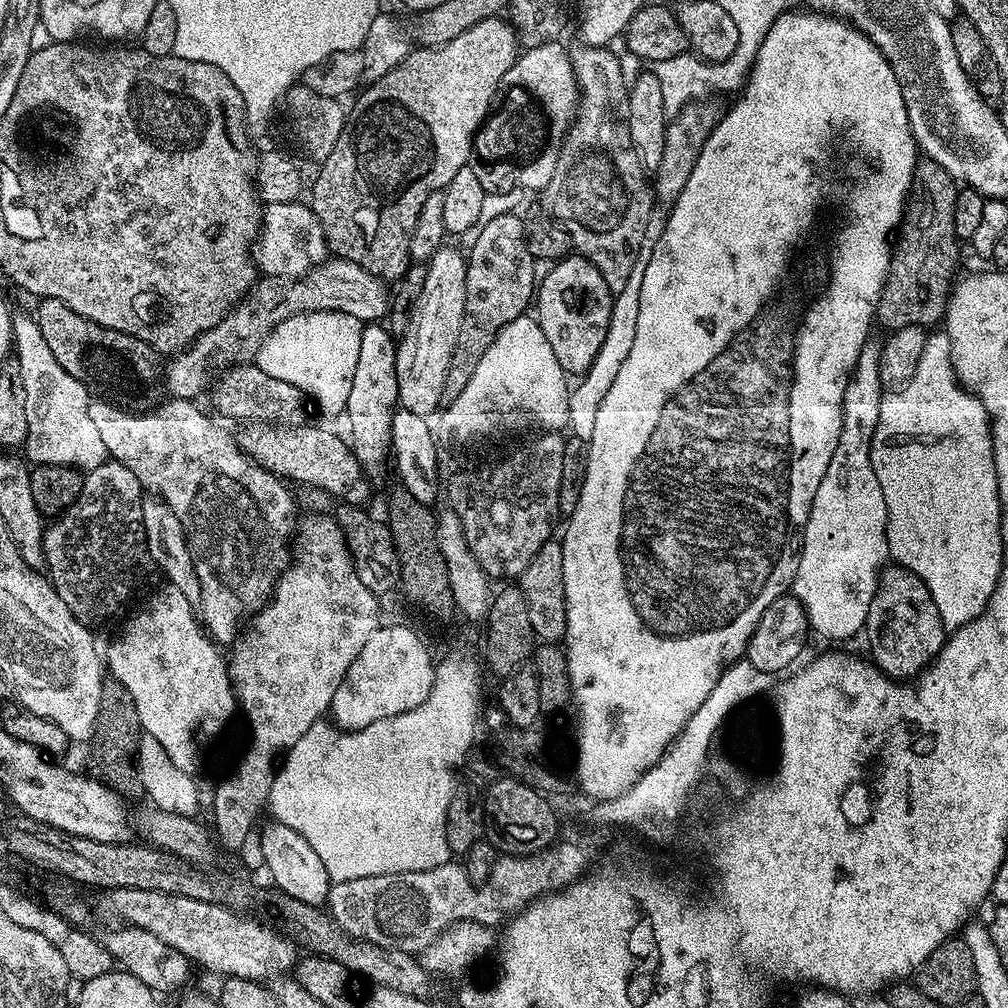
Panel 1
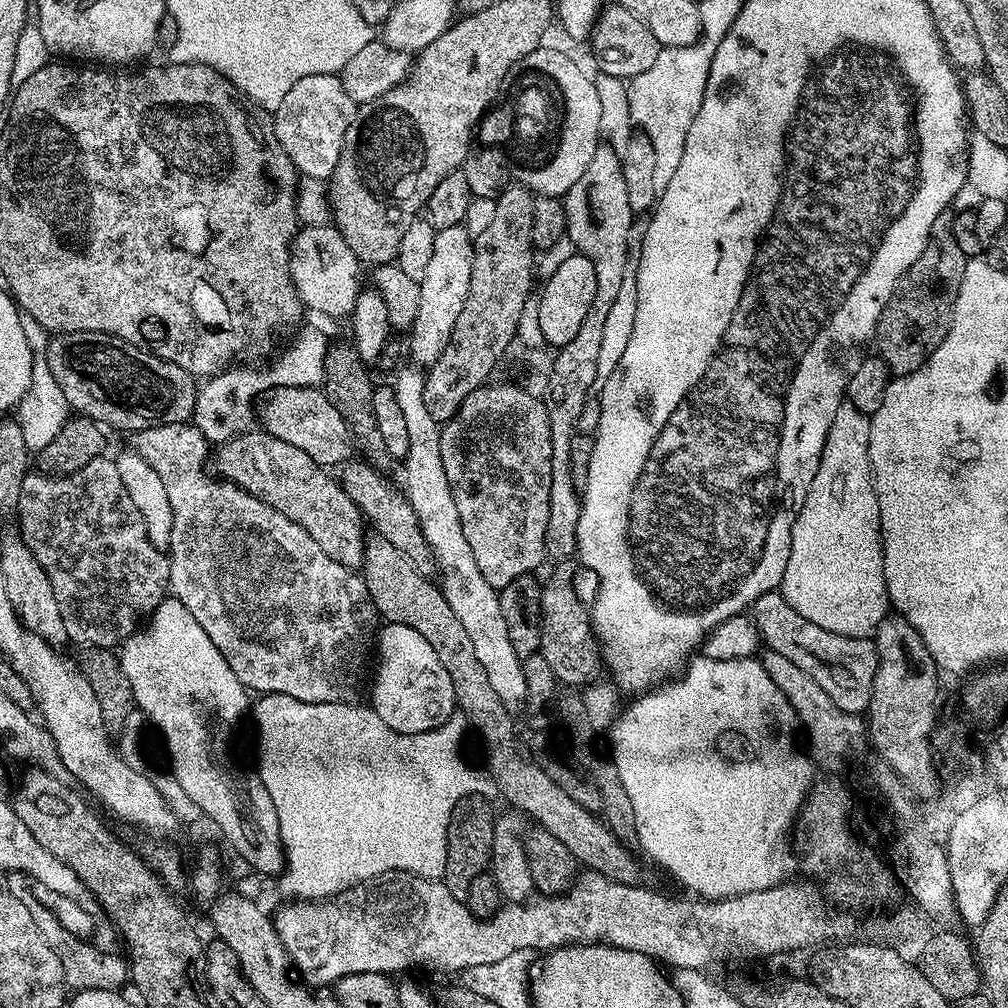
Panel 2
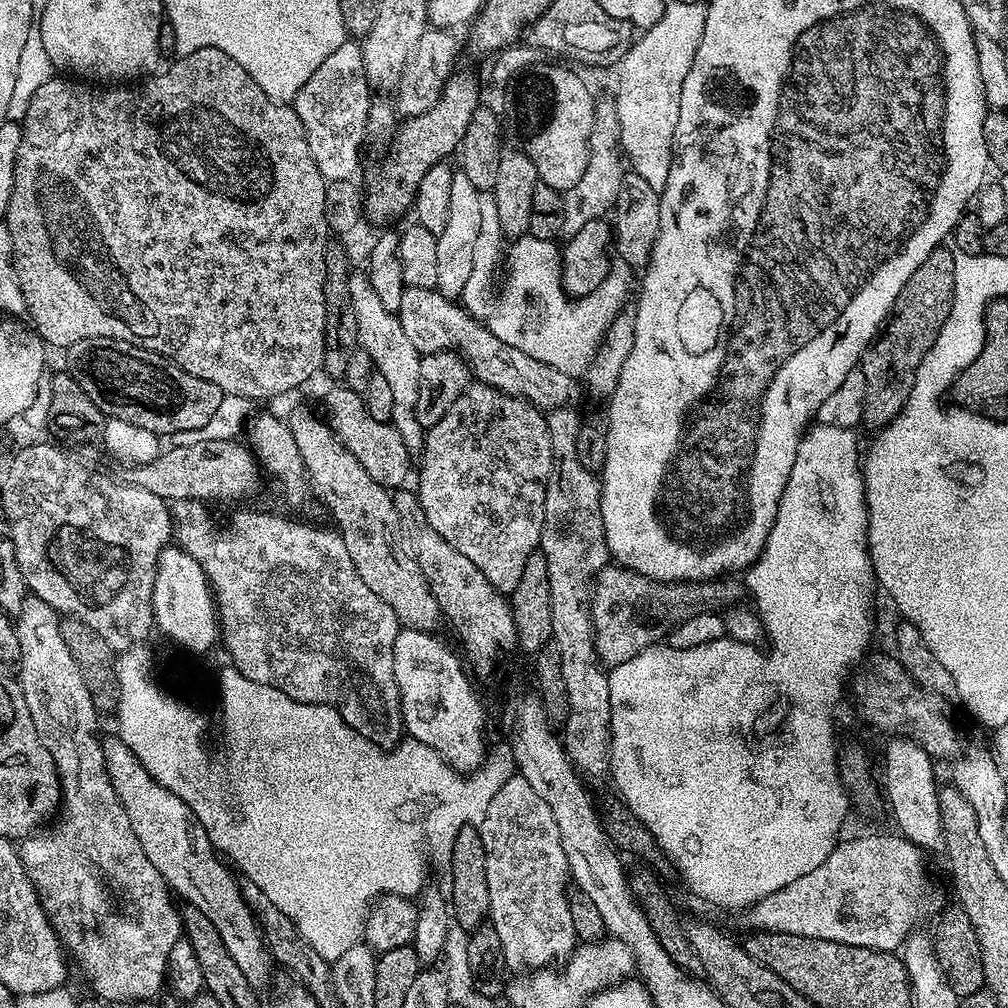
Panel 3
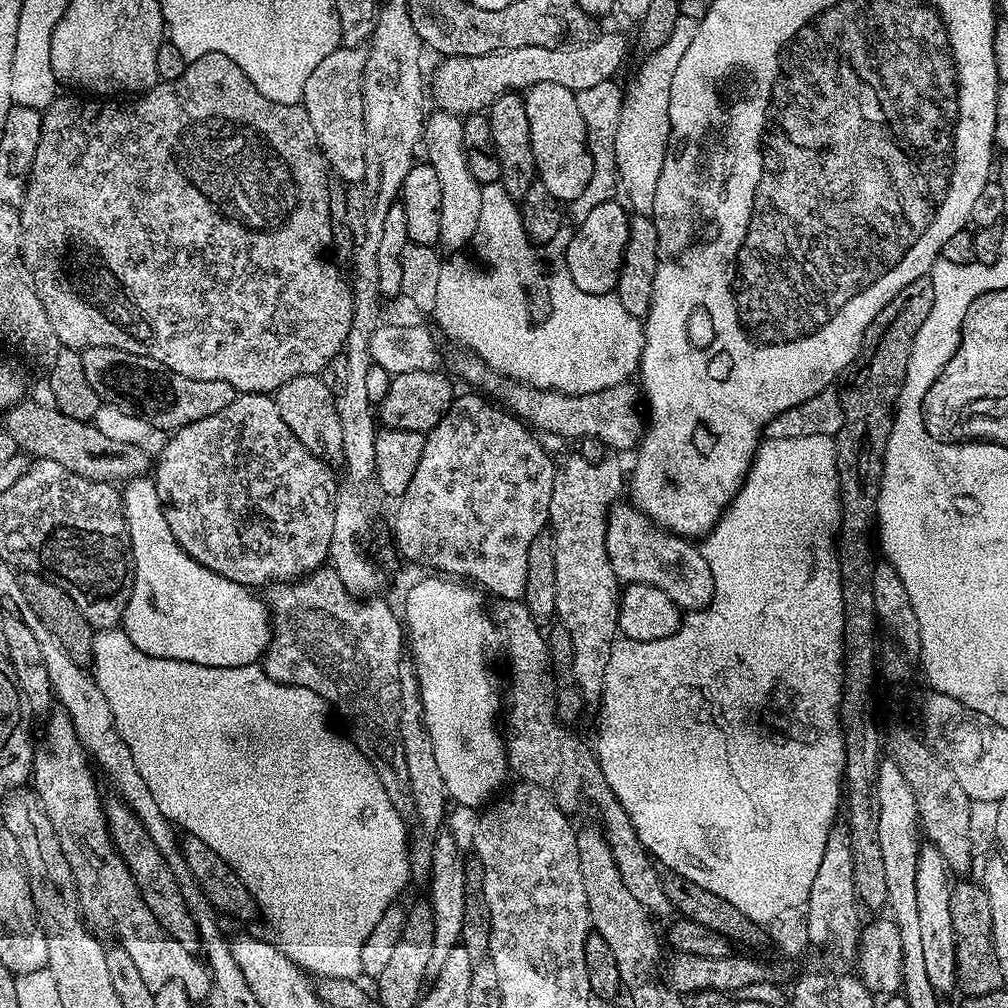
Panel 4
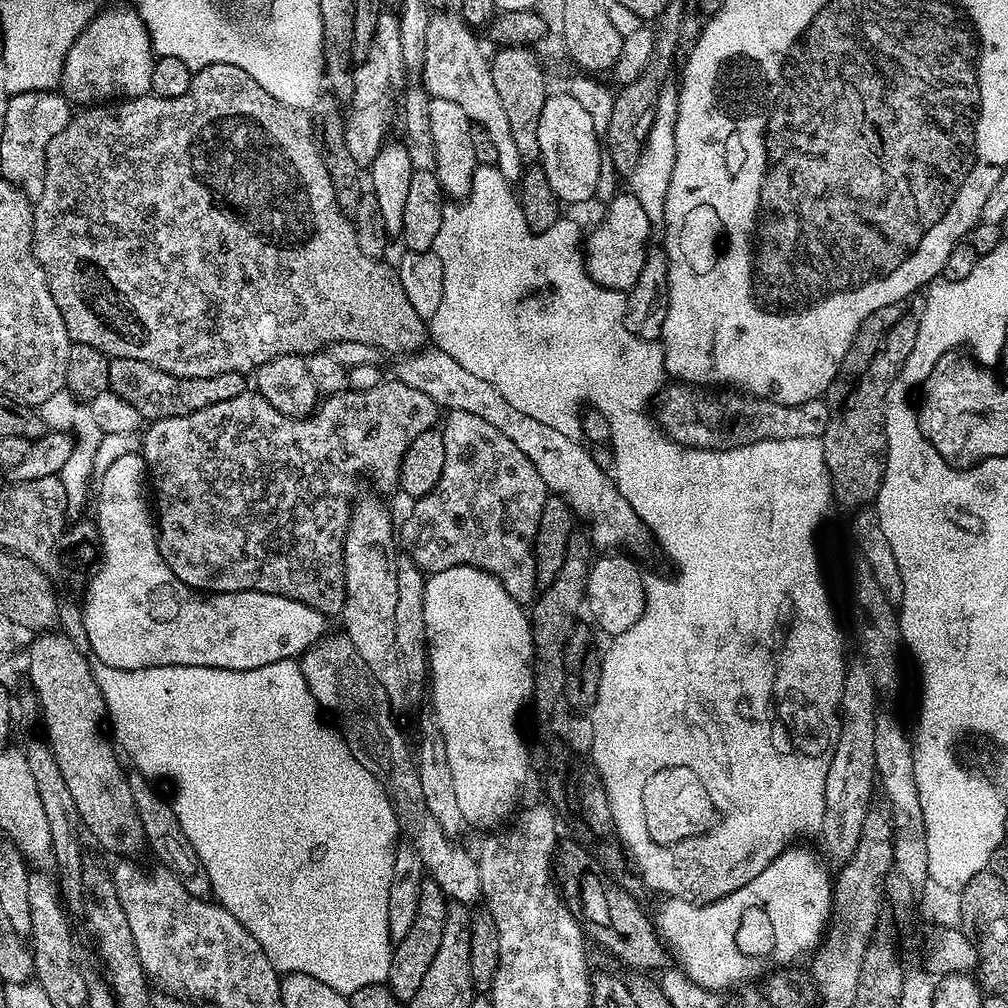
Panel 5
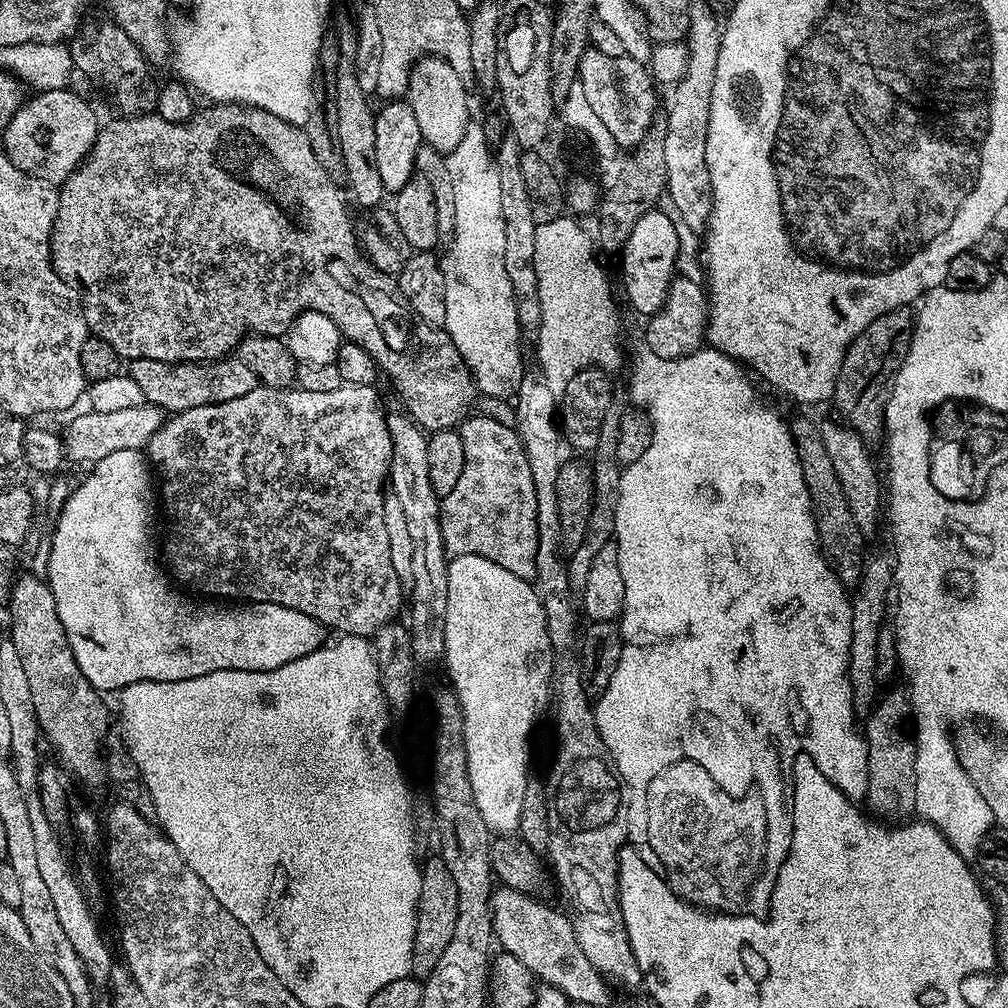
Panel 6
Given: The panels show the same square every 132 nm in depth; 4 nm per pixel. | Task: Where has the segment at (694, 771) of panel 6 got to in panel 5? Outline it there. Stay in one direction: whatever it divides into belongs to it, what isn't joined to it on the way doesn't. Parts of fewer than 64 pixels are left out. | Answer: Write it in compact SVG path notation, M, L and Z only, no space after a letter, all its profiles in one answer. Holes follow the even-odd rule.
M667 767L648 776L642 806L652 840L665 846L707 833L718 816L710 791L689 767Z

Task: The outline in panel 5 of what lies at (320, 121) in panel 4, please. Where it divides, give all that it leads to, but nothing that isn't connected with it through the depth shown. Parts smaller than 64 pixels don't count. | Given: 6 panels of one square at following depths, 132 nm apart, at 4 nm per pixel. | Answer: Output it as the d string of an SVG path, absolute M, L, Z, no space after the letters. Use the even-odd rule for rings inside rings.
M388 10L381 11L370 54L355 65L354 90L350 97L352 105L349 108L347 105L344 121L346 146L350 146L354 162L362 166L372 165L381 144L385 143L387 136L384 135L387 134L388 123L392 120L392 79L401 74L403 67L399 19L395 15L391 16Z

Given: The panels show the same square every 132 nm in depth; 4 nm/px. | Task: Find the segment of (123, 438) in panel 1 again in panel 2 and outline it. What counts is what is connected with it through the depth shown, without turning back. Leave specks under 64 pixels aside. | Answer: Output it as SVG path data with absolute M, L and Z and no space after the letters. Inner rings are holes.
M191 423L187 424L167 424L166 426L156 426L147 428L141 432L131 433L130 444L131 451L137 452L162 478L162 486L166 486L166 494L170 497L170 510L174 514L174 530L170 536L170 582L168 583L171 595L194 614L198 626L210 634L210 642L222 650L222 658L230 664L230 670L238 674L238 682L242 682L245 689L251 690L256 694L271 694L277 692L283 696L289 696L292 700L300 704L338 704L348 702L353 699L352 695L356 692L356 687L360 684L360 675L364 672L364 663L368 660L368 655L373 655L374 645L378 640L378 633L382 627L382 617L377 612L374 602L364 585L363 575L357 574L353 569L342 566L330 558L298 522L290 522L286 514L274 510L266 502L254 498L246 490L242 490L236 484L227 478L215 480L212 476L204 473L204 463L210 460L210 443L207 437L203 435ZM315 652L320 652L320 664L304 664L311 658Z

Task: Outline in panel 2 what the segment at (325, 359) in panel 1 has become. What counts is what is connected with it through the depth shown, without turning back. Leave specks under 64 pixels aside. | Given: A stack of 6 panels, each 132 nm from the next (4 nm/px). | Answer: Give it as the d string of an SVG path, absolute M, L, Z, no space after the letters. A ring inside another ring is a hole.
M306 330L299 336L296 346L290 347L267 372L225 370L209 377L197 389L192 419L194 426L212 444L221 444L244 431L249 431L254 424L252 398L275 388L317 387L324 378L324 360L329 345L329 339L326 340L320 331Z

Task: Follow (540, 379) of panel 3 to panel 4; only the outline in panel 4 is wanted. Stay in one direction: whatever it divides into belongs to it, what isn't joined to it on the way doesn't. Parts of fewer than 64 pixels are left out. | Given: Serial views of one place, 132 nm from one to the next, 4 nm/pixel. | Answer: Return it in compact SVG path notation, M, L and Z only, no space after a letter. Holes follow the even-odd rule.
M471 358L460 364L460 372L472 384L477 384L489 397L495 398L507 411L517 415L533 429L544 434L555 434L561 438L573 436L593 436L598 438L609 449L633 449L642 432L642 412L636 409L638 388L635 383L625 382L601 392L582 392L565 394L547 388L533 388L527 382L513 382L499 372L492 371L483 360Z

